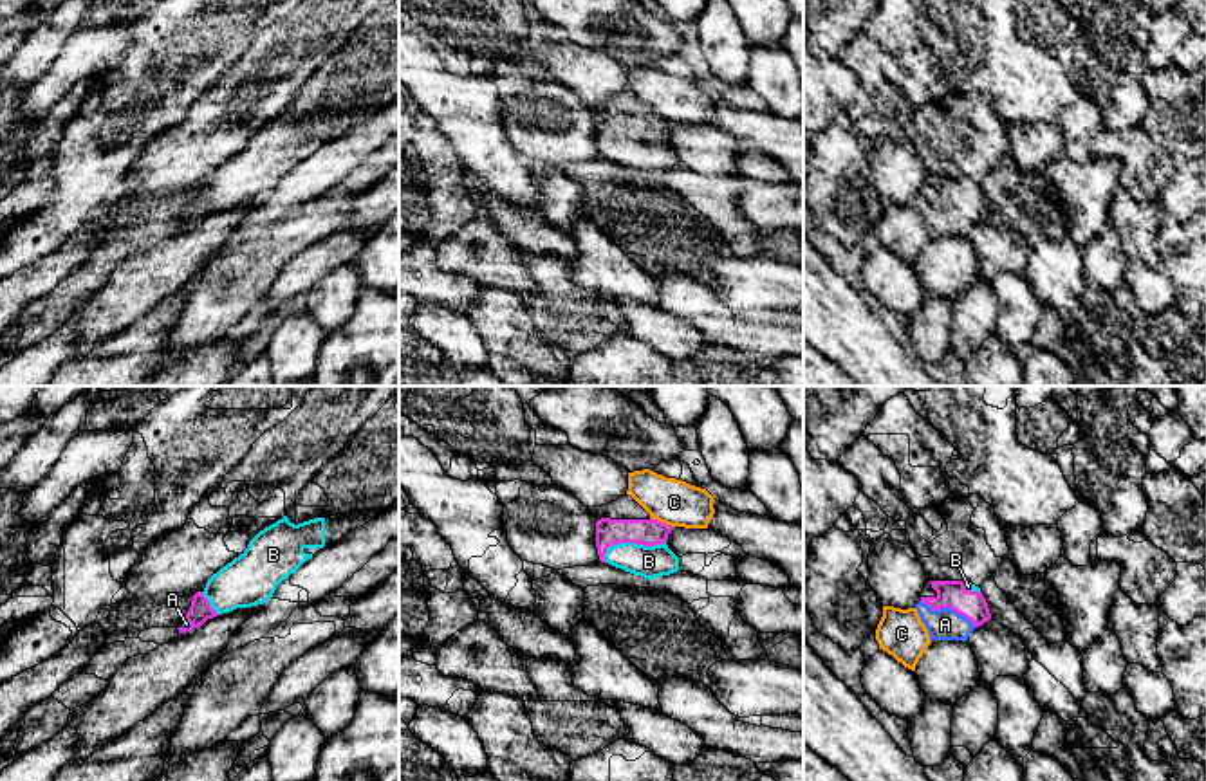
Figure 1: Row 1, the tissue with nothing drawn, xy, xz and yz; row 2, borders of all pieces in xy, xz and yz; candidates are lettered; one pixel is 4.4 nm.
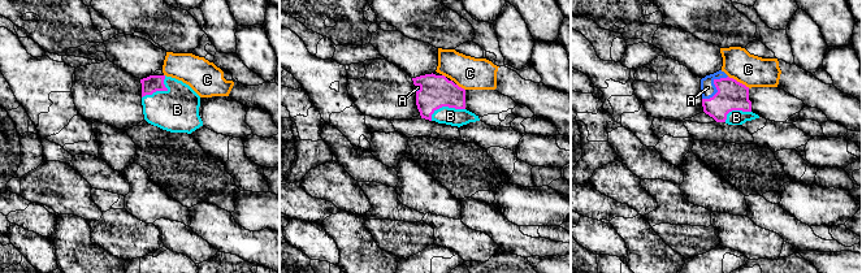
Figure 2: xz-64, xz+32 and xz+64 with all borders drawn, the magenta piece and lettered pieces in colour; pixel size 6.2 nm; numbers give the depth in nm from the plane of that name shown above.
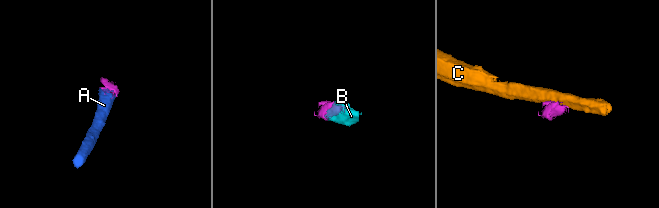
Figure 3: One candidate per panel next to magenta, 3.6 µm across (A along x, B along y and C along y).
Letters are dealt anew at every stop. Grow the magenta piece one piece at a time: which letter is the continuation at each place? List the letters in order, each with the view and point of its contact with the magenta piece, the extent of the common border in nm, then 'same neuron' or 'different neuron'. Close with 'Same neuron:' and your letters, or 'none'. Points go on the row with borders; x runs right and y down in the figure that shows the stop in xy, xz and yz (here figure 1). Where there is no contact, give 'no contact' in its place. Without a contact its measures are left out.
A: meets magenta in yz at (948, 606); contact 280 nm long; same neuron
B: meets magenta in xz at (629, 542); contact 300 nm long; same neuron
C: meets magenta in xz at (659, 522); contact 110 nm long; different neuron
Same neuron: A, B

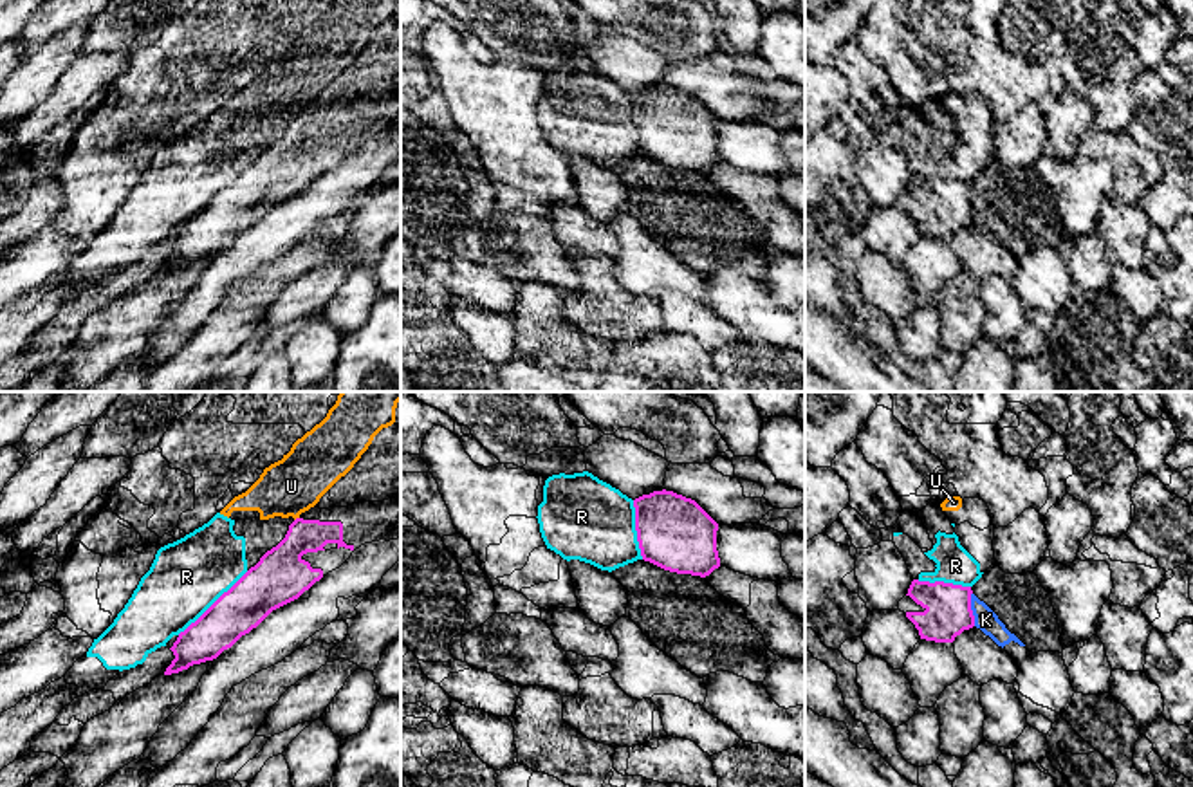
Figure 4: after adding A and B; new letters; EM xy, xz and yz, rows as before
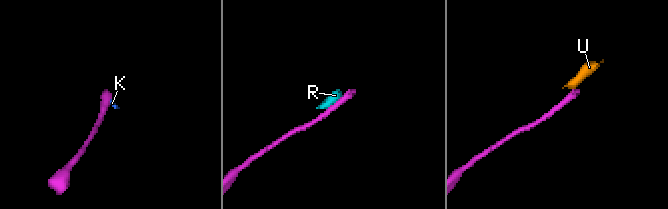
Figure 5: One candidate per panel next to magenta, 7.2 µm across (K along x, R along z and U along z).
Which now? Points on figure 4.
K: meets magenta in yz at (970, 609); contact 150 nm long; different neuron
R: meets magenta in xy at (213, 603); contact 420 nm long; different neuron
U: meets magenta in xy at (296, 518); contact 30 nm long; different neuron
Same neuron: none

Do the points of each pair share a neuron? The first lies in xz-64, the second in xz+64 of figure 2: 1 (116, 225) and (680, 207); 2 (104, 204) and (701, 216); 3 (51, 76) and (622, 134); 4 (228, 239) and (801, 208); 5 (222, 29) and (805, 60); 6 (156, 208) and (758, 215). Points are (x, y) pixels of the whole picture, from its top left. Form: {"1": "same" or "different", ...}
{"1": "same", "2": "same", "3": "different", "4": "different", "5": "same", "6": "different"}

